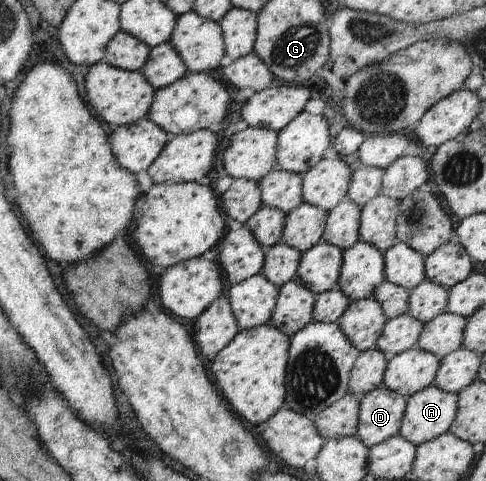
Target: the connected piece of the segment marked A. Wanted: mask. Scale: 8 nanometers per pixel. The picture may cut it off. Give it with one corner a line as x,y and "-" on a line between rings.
429,385
407,398
400,434
415,446
433,440
449,430
456,417
457,407
458,393
448,393
435,385

